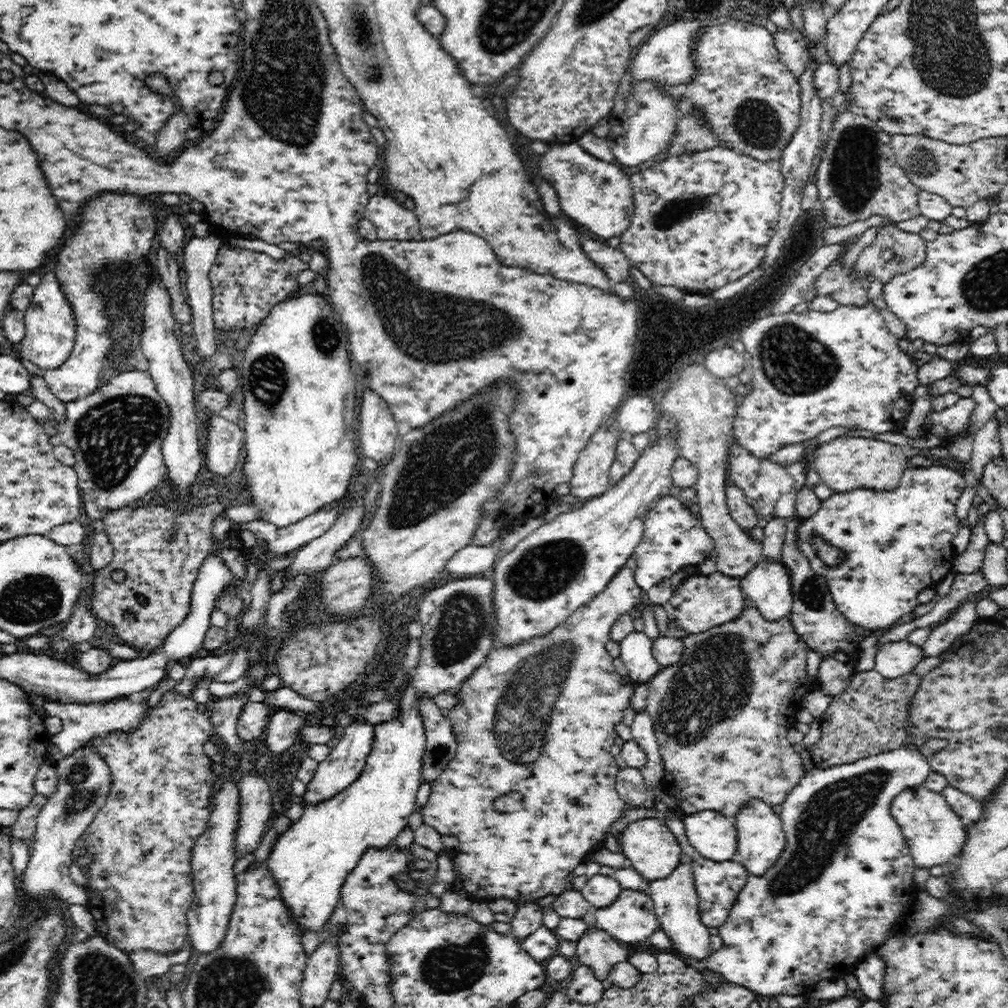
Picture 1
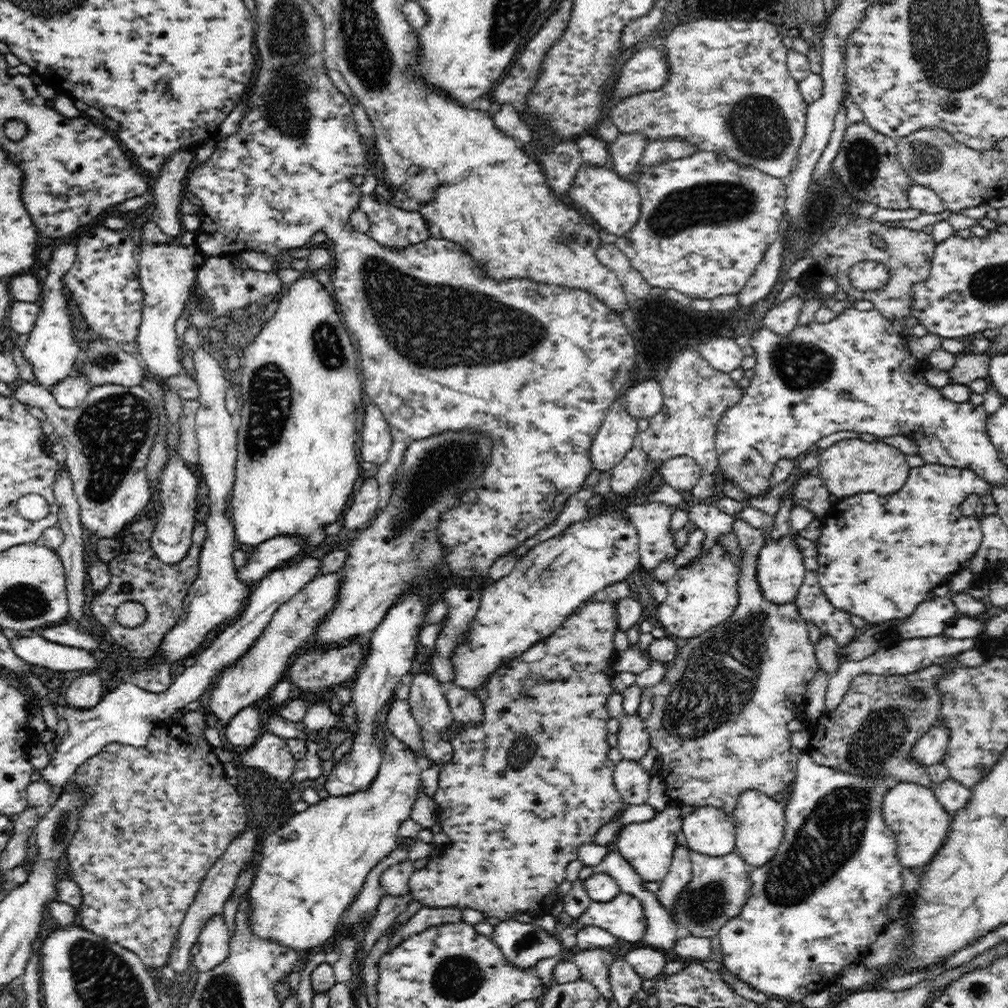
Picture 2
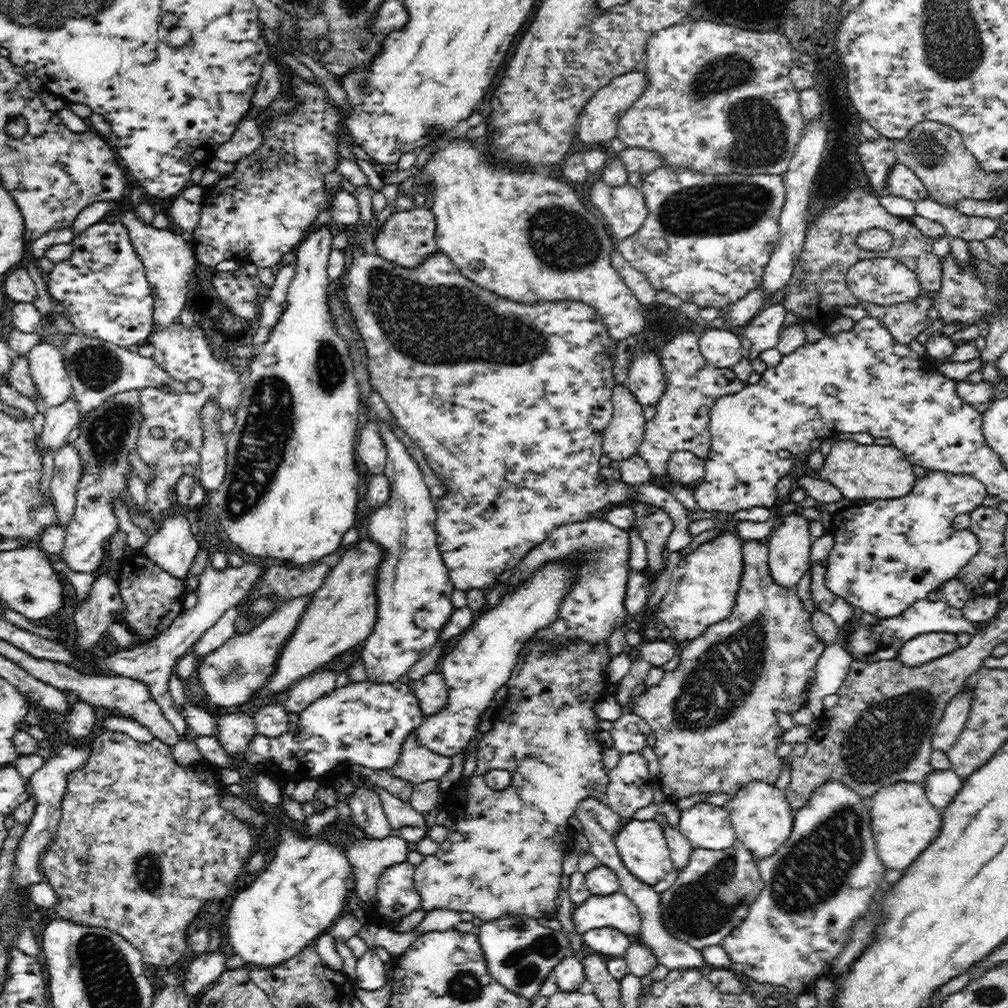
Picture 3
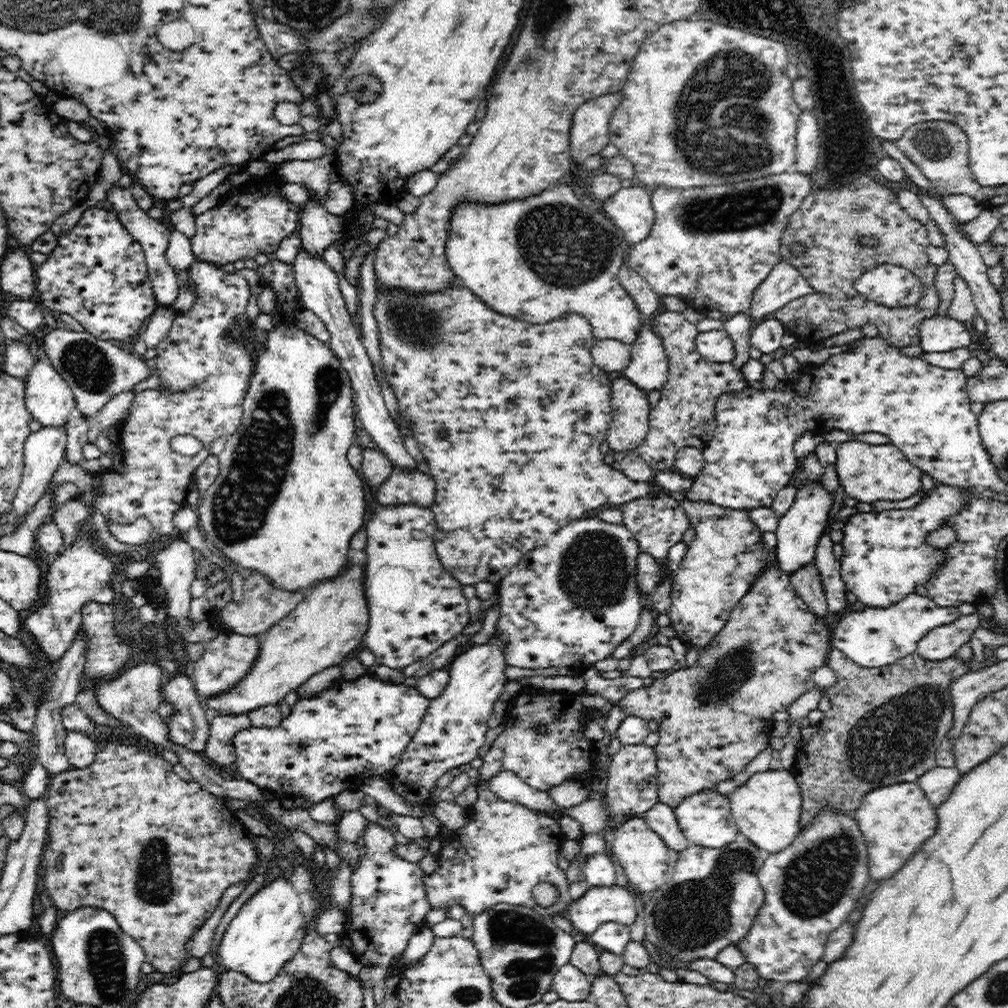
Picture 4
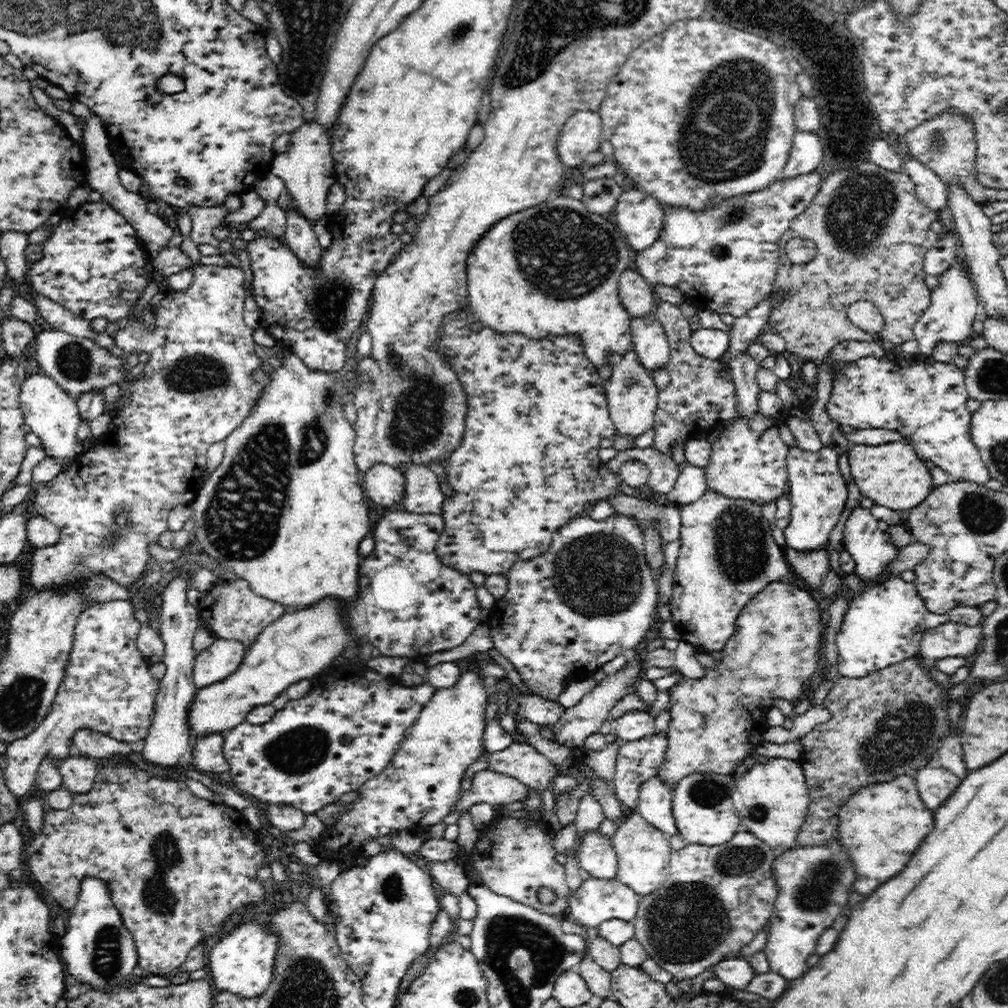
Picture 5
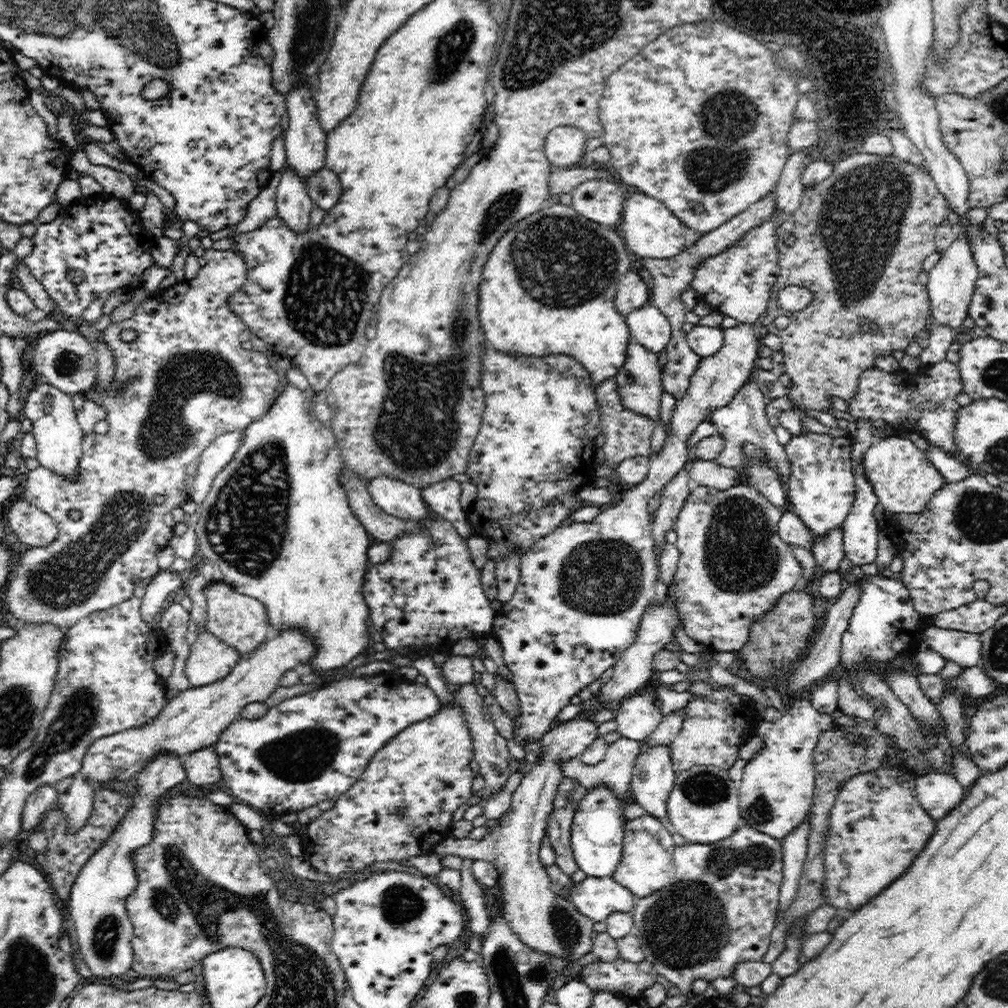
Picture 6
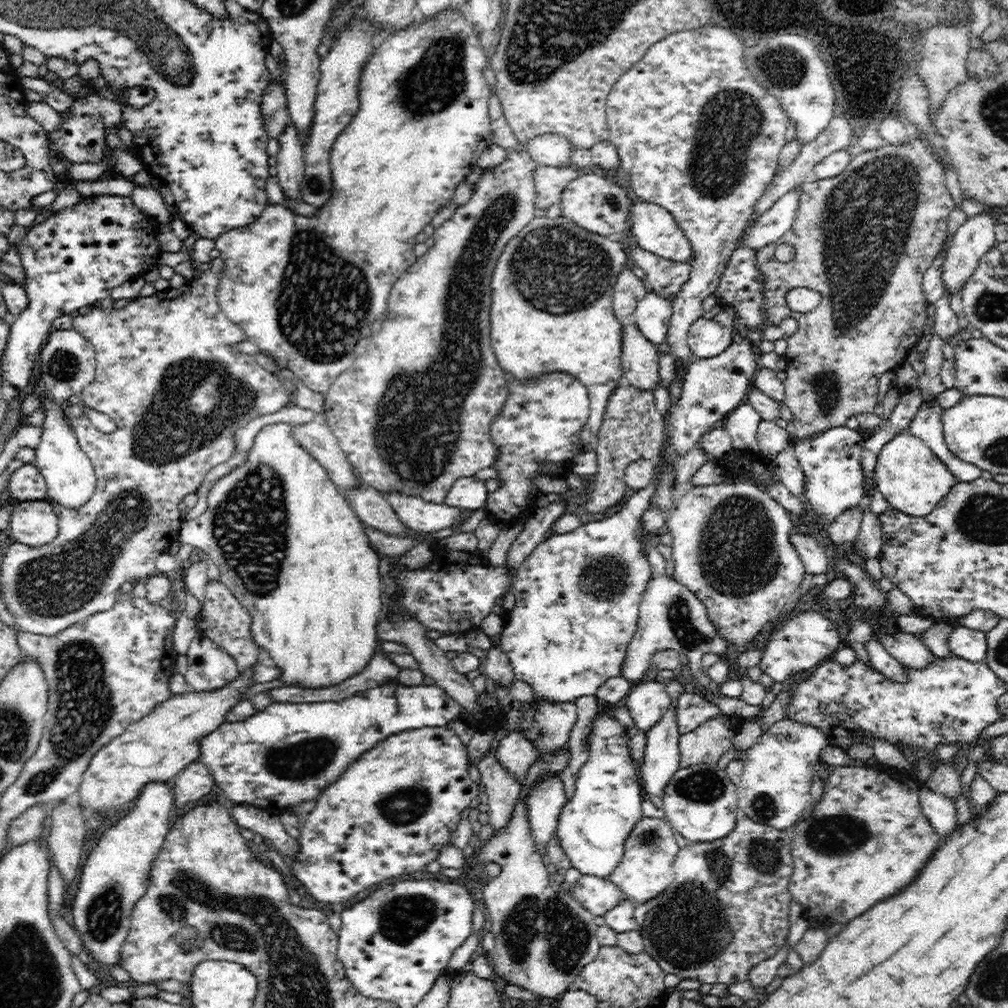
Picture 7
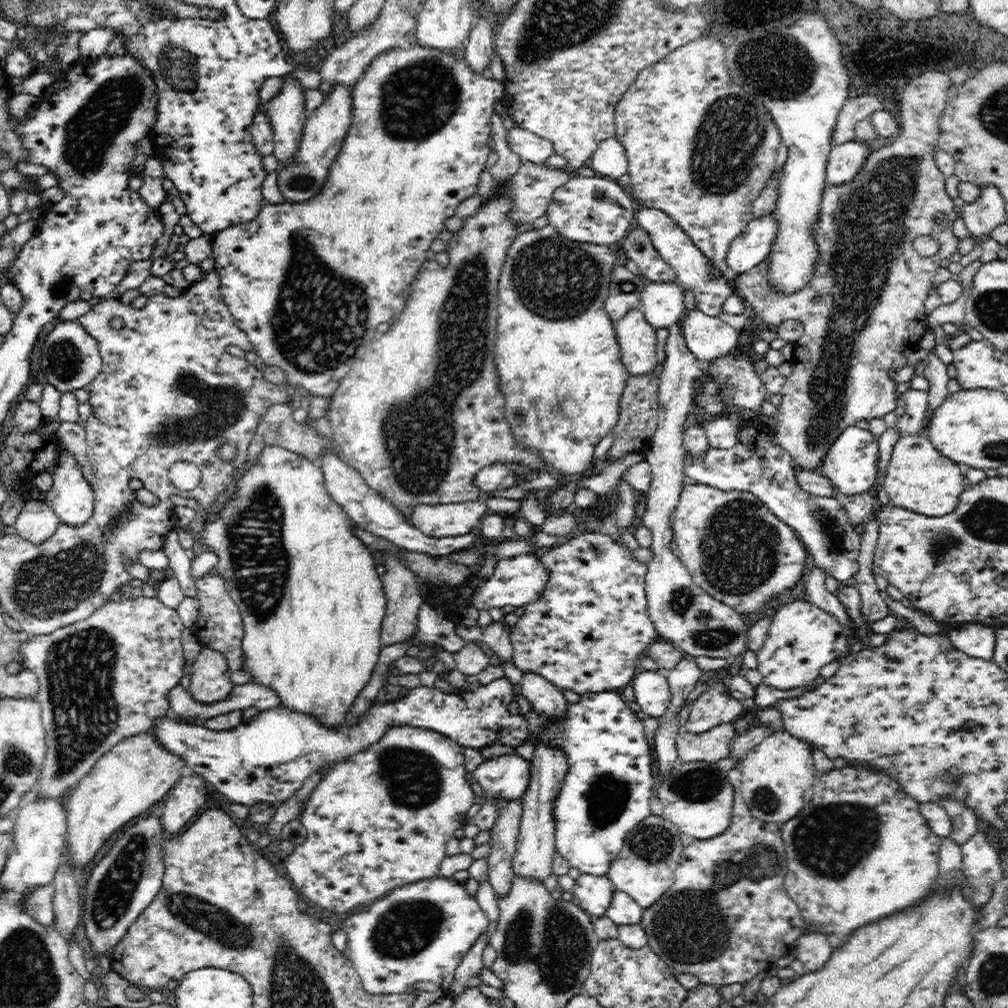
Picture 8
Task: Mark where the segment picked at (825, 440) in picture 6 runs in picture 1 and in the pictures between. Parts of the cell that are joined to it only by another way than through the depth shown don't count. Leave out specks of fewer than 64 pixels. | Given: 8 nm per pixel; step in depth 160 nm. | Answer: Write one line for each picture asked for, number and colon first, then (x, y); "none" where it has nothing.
1: (767, 586)
2: (780, 569)
3: (789, 547)
4: (798, 531)
5: (818, 493)

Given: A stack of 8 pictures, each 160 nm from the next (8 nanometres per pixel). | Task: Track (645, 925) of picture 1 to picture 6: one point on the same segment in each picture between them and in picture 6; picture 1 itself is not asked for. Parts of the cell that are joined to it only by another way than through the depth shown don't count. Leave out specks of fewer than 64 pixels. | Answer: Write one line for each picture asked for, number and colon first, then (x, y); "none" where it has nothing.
2: (623, 916)
3: (616, 910)
4: (597, 905)
5: (595, 900)
6: (596, 898)

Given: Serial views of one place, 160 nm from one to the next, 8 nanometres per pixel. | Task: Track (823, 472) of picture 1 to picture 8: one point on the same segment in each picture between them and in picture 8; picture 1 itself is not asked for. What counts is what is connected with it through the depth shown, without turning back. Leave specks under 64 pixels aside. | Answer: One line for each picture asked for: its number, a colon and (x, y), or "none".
2: (849, 467)
3: (859, 471)
4: (869, 473)
5: (892, 475)
6: (904, 481)
7: (913, 480)
8: (918, 478)

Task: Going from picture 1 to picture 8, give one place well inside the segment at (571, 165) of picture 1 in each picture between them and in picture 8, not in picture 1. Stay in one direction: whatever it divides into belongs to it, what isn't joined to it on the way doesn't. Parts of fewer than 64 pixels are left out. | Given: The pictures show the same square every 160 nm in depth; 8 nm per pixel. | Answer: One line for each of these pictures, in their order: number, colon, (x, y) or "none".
2: (614, 202)
3: (624, 210)
4: (630, 209)
5: (638, 215)
6: (651, 230)
7: (655, 229)
8: (694, 272)

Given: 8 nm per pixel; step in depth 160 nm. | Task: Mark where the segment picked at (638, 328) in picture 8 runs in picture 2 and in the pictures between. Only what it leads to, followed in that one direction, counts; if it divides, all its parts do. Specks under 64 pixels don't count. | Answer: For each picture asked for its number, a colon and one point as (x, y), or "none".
2: (618, 433)
3: (621, 440)
4: (630, 423)
5: (632, 396)
6: (639, 381)
7: (639, 359)

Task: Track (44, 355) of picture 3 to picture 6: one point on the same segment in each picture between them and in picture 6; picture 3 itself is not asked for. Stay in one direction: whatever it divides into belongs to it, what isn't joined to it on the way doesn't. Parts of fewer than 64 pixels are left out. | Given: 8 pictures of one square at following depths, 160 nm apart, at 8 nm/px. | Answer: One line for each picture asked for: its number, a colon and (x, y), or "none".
4: (49, 399)
5: (52, 414)
6: (56, 430)

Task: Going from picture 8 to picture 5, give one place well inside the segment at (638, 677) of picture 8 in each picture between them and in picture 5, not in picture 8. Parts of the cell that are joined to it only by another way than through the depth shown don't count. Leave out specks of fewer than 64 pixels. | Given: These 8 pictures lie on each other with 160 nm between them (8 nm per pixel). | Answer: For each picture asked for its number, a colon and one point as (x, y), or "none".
5: (637, 724)
6: (639, 715)
7: (647, 701)

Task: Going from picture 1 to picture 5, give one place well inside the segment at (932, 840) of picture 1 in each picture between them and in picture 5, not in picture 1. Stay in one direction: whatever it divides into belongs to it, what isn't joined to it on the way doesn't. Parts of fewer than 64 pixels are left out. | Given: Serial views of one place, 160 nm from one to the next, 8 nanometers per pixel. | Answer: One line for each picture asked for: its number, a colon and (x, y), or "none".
2: (919, 822)
3: (904, 821)
4: (895, 820)
5: (880, 826)

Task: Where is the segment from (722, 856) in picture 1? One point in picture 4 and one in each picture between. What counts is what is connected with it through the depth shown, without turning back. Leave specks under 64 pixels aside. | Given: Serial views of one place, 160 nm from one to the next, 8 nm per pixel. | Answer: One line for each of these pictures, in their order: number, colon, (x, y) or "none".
2: (710, 831)
3: (705, 825)
4: (705, 817)

